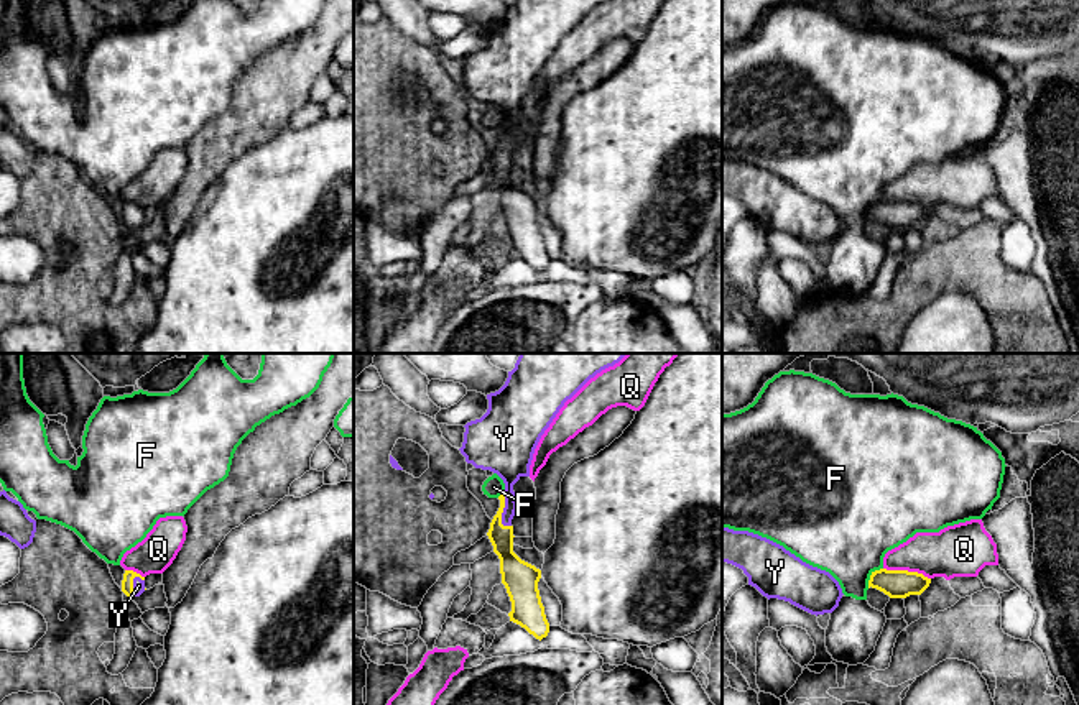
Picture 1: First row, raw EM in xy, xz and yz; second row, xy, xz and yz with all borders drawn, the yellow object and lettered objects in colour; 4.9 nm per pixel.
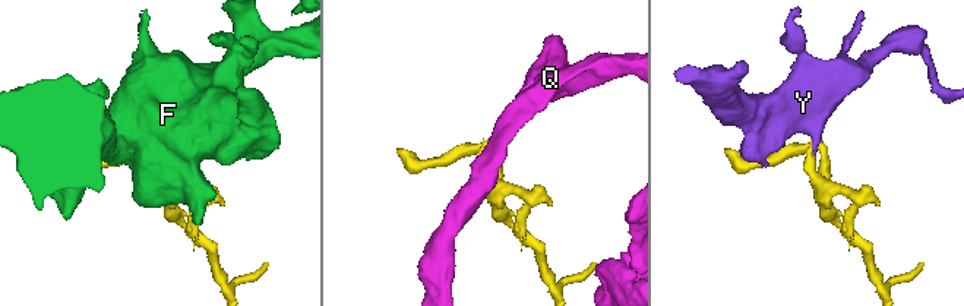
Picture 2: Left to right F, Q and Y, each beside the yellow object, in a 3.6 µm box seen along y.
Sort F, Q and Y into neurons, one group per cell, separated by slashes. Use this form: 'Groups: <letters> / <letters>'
Groups: F / Q / Y

